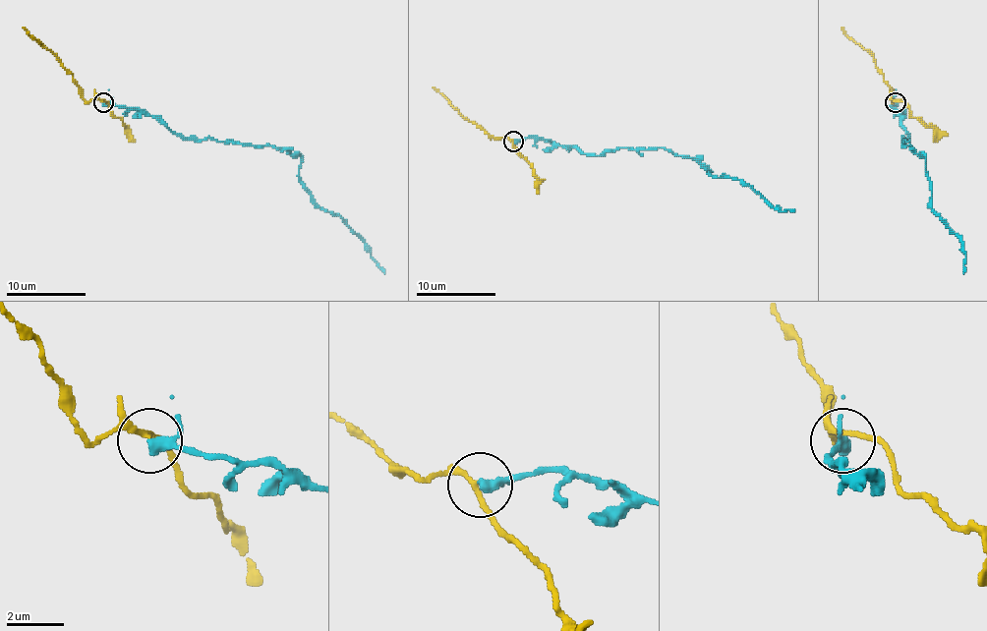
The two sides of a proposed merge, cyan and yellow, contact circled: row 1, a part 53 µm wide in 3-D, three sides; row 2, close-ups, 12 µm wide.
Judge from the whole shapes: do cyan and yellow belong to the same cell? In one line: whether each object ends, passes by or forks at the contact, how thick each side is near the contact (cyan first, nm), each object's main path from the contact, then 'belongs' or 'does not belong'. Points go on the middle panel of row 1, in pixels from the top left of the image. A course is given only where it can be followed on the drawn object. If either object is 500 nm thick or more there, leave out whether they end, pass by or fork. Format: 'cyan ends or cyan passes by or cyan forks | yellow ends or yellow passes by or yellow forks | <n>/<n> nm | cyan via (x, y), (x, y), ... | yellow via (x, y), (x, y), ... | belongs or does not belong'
cyan passes by | yellow passes by | 280/160 nm | cyan via (512, 142), (551, 140), (595, 155), (665, 147), (696, 157), (713, 175), (748, 184), (781, 211), (794, 209) | yellow via (512, 140), (493, 138), (469, 122), (433, 87) | does not belong

